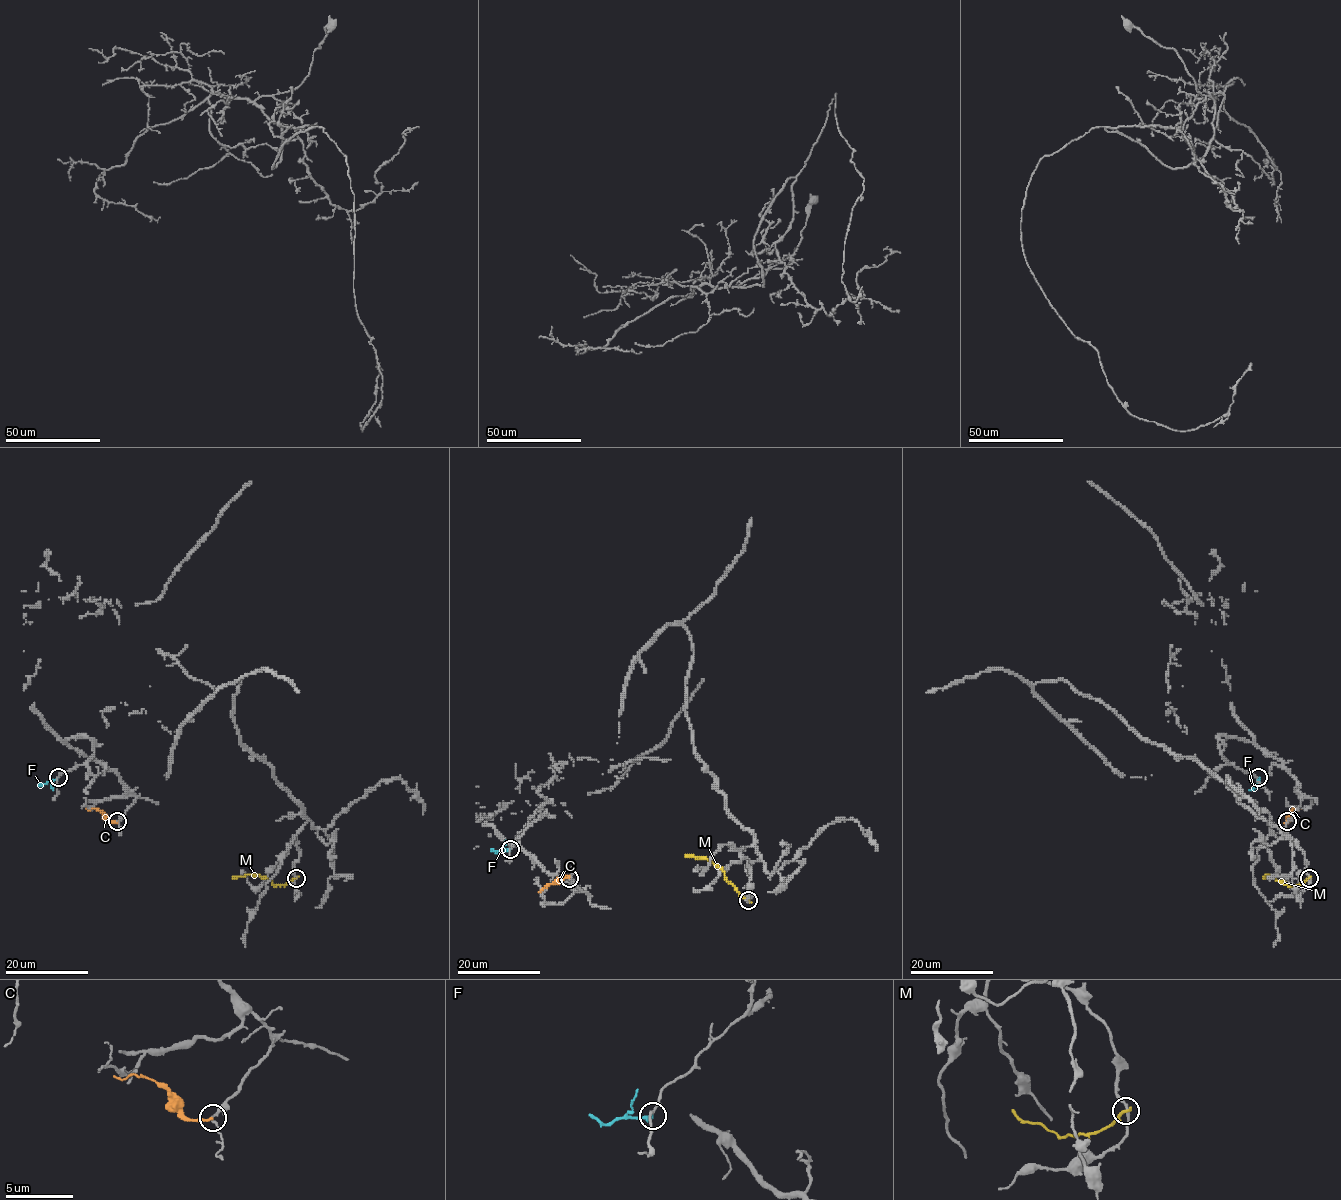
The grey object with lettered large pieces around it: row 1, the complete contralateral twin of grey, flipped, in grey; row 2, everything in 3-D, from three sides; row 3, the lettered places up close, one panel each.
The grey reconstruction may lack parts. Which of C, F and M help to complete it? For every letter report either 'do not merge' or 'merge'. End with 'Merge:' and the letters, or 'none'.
C: do not merge
F: do not merge
M: do not merge
Merge: none

